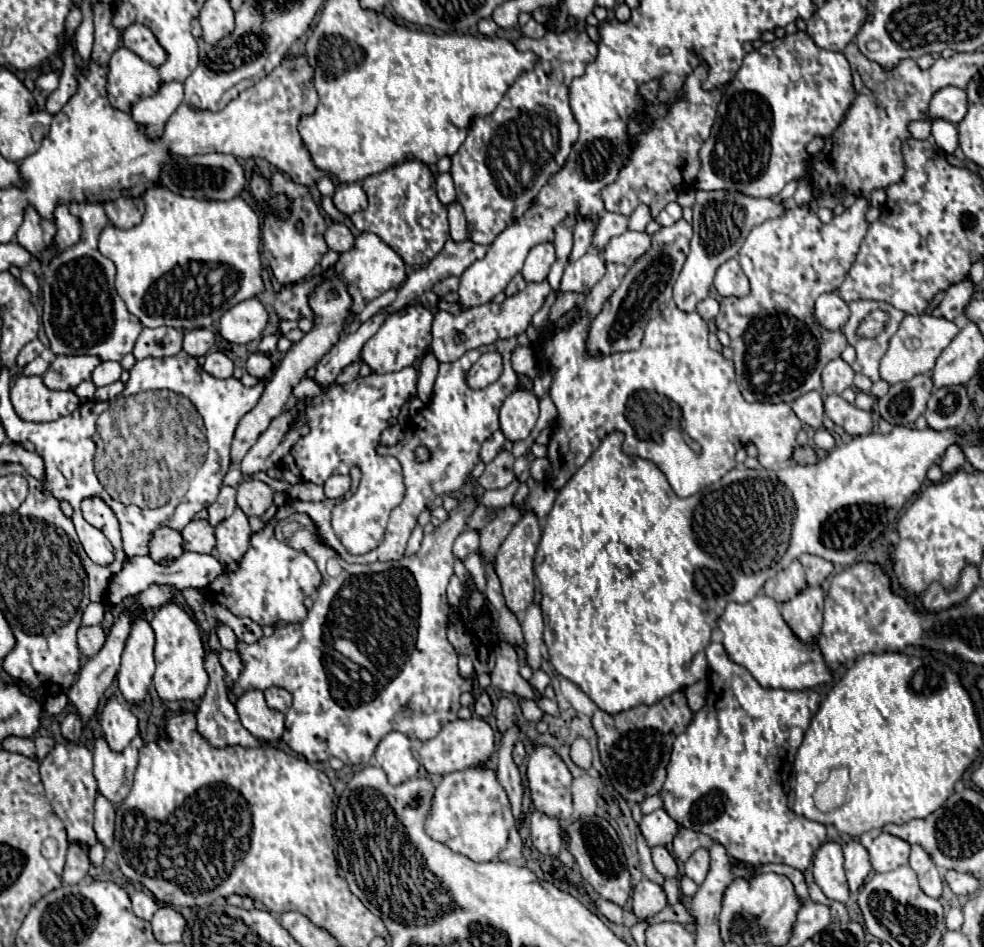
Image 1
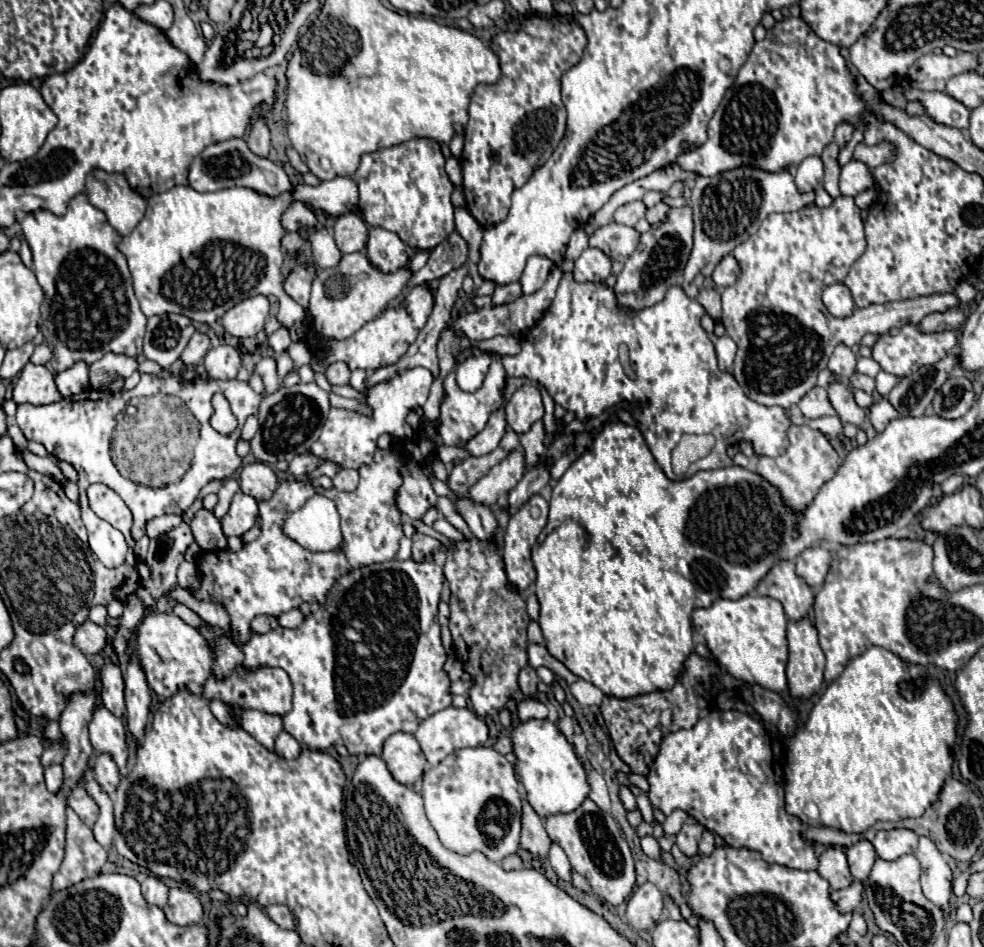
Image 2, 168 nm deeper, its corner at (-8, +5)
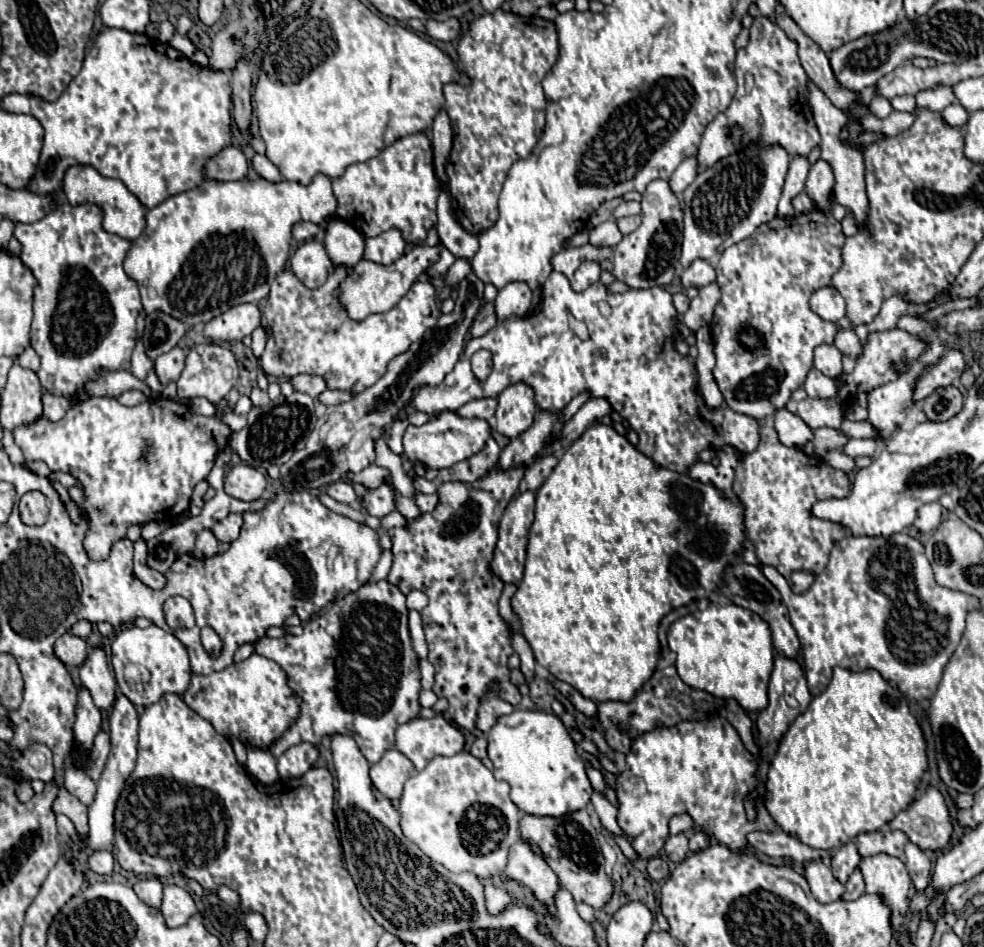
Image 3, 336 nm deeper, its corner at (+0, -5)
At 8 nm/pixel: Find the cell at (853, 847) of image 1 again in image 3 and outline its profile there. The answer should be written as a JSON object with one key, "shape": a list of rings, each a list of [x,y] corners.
{"shape":[[[848,842],[848,844],[844,844],[842,848],[838,848],[834,852],[830,868],[832,868],[832,874],[844,884],[858,864],[860,864],[860,854],[856,850],[856,844]]]}

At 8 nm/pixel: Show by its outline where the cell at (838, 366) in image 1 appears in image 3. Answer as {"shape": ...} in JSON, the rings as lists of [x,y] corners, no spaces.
{"shape":[[[824,344],[814,350],[814,368],[818,368],[828,378],[838,378],[842,374],[842,354],[834,344]]]}

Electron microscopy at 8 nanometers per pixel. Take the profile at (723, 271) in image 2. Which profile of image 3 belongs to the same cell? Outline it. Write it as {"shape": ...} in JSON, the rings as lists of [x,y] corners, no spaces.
{"shape":[[[696,260],[696,262],[692,262],[692,266],[684,268],[684,272],[680,274],[680,280],[682,280],[682,286],[684,288],[688,288],[688,286],[702,288],[708,282],[714,282],[716,280],[716,272],[714,272],[714,268],[708,262]]]}

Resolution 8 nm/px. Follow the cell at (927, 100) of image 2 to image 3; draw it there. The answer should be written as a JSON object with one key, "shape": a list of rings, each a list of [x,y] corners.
{"shape":[[[950,104],[950,106],[942,112],[942,116],[944,116],[946,124],[958,126],[958,128],[962,128],[962,126],[966,124],[966,120],[968,120],[968,112],[966,112],[964,106],[960,106],[960,104]]]}

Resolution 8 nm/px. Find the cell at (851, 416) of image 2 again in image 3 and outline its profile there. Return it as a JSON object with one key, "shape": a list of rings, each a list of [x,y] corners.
{"shape":[[[812,368],[806,374],[806,380],[804,380],[802,388],[806,390],[806,394],[810,398],[832,398],[838,392],[836,382],[832,378],[828,378],[828,376],[820,374],[820,370],[816,370],[816,368]]]}

